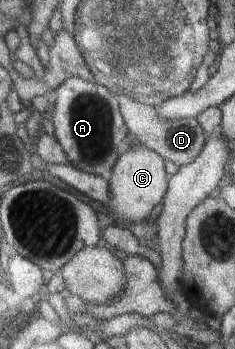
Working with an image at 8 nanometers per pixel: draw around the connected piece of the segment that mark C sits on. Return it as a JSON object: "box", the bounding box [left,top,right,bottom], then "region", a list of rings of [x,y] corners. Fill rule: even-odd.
{"box":[107,145,169,224],"region":[[[137,145],[121,153],[111,170],[112,206],[107,209],[116,224],[146,222],[155,206],[164,202],[169,178],[165,161],[164,156],[147,145]]]}

